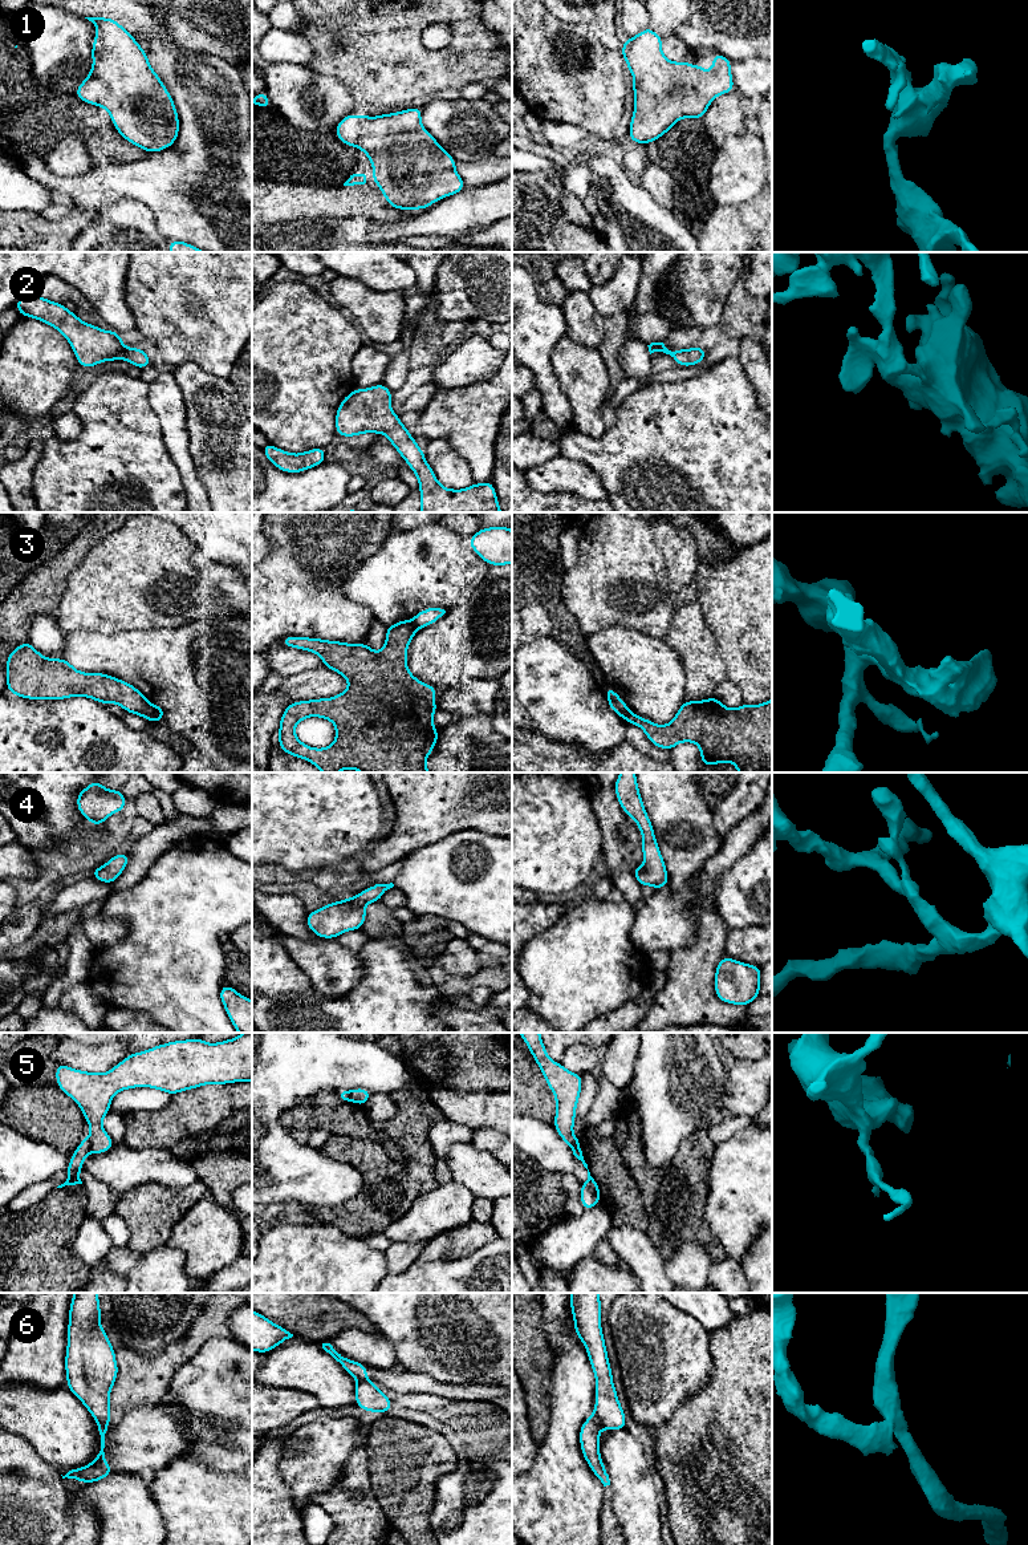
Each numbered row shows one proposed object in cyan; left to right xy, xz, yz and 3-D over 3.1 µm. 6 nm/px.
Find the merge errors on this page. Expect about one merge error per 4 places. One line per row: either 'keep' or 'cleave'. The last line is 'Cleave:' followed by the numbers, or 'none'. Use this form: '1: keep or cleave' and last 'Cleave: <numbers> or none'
1: keep
2: keep
3: cleave
4: keep
5: cleave
6: cleave
Cleave: 3, 5, 6

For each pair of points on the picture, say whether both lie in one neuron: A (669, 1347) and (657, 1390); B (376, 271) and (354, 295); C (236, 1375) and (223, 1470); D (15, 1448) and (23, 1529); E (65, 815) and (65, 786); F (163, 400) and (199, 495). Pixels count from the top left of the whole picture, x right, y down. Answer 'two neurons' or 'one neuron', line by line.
A: one neuron
B: two neurons
C: one neuron
D: one neuron
E: one neuron
F: one neuron

